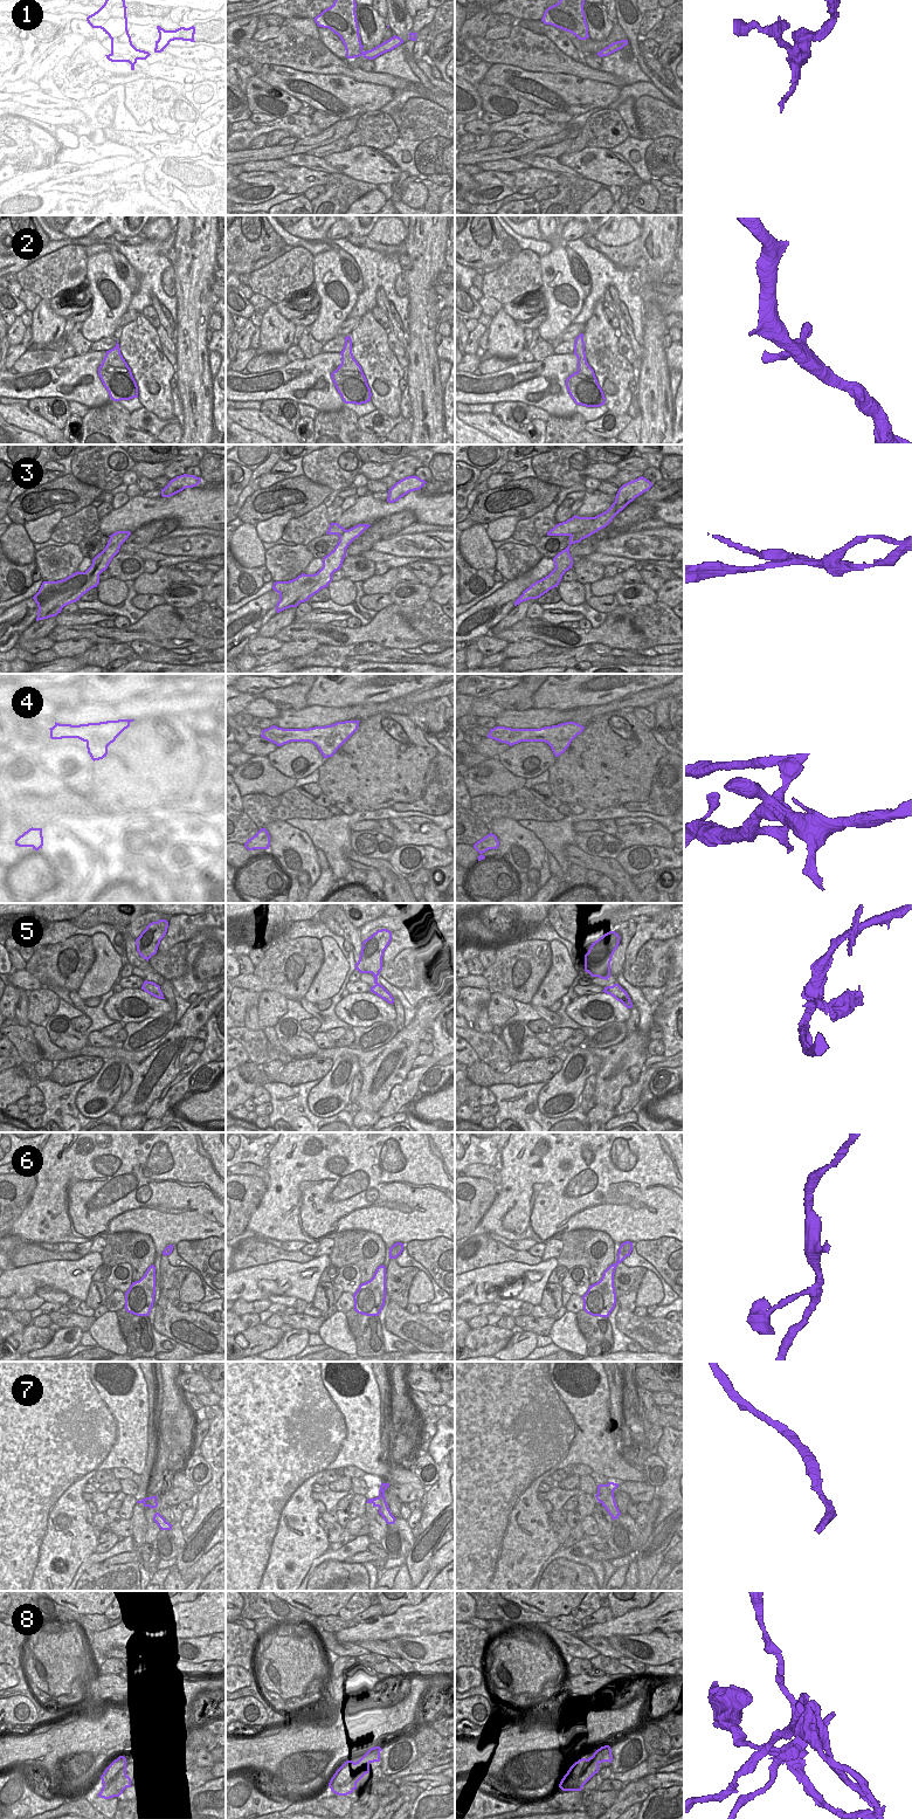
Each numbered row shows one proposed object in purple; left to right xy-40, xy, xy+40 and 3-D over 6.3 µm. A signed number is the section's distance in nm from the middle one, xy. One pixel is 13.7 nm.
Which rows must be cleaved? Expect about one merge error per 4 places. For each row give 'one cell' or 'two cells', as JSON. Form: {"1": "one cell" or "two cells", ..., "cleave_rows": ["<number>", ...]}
{"1": "two cells", "2": "one cell", "3": "two cells", "4": "two cells", "5": "two cells", "6": "one cell", "7": "one cell", "8": "two cells", "cleave_rows": ["1", "3", "4", "5", "8"]}

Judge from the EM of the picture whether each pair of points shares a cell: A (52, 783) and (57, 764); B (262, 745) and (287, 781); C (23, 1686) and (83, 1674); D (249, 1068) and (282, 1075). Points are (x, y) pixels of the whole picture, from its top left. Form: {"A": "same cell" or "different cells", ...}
{"A": "different cells", "B": "different cells", "C": "different cells", "D": "same cell"}

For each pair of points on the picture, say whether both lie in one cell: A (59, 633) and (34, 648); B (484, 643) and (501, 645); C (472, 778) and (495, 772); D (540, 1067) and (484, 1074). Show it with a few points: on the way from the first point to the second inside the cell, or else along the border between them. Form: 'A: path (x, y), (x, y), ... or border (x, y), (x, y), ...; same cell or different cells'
A: border (47, 636), (55, 641); different cells
B: path (488, 645), (497, 645); same cell
C: path (478, 779), (489, 777); same cell
D: path (526, 1073), (498, 1077); same cell

